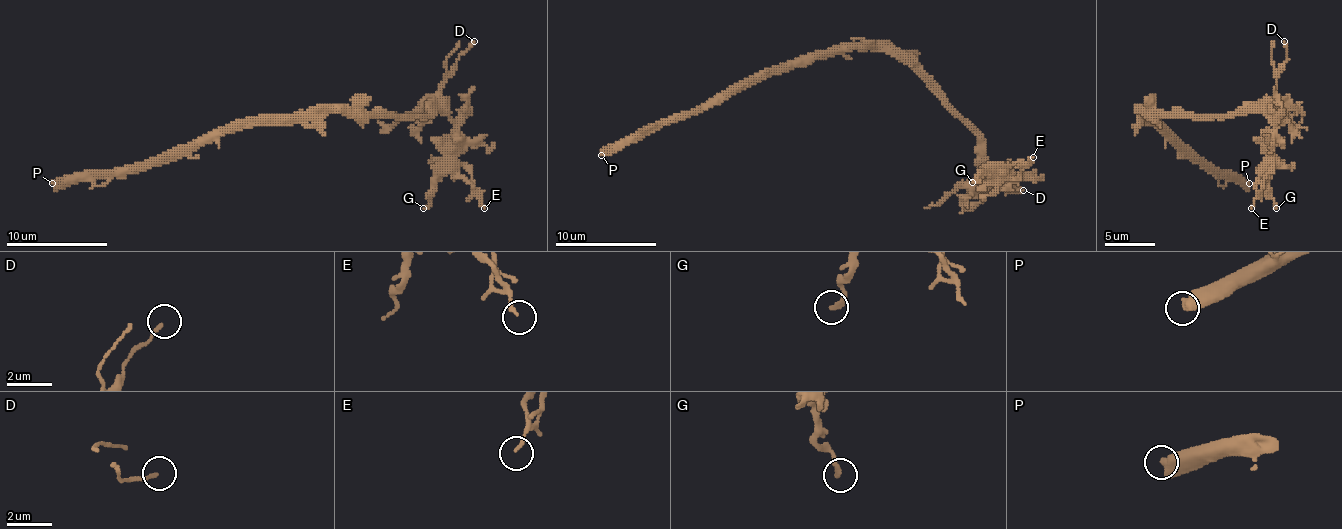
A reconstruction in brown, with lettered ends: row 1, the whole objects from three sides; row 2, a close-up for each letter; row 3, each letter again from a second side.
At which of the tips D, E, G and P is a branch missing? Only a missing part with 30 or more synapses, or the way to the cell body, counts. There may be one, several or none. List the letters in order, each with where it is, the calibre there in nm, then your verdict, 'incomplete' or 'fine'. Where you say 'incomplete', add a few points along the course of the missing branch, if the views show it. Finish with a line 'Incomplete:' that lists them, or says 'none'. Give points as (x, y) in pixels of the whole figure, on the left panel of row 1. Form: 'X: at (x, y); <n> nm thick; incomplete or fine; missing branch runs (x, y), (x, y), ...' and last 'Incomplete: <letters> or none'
D: at (474, 41); 130 nm thick; fine
E: at (484, 208); 150 nm thick; fine
G: at (423, 208); 180 nm thick; fine
P: at (52, 183); 600 nm thick; incomplete
Incomplete: P

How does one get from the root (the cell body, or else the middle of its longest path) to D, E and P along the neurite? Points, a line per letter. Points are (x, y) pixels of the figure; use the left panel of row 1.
D: (307, 112), (426, 115), (439, 95), (444, 77), (474, 41)
E: (307, 112), (396, 115), (444, 112), (456, 127), (459, 138), (456, 170), (472, 186), (484, 208)
P: (307, 112), (252, 120), (178, 148), (140, 170), (87, 170), (52, 183)

